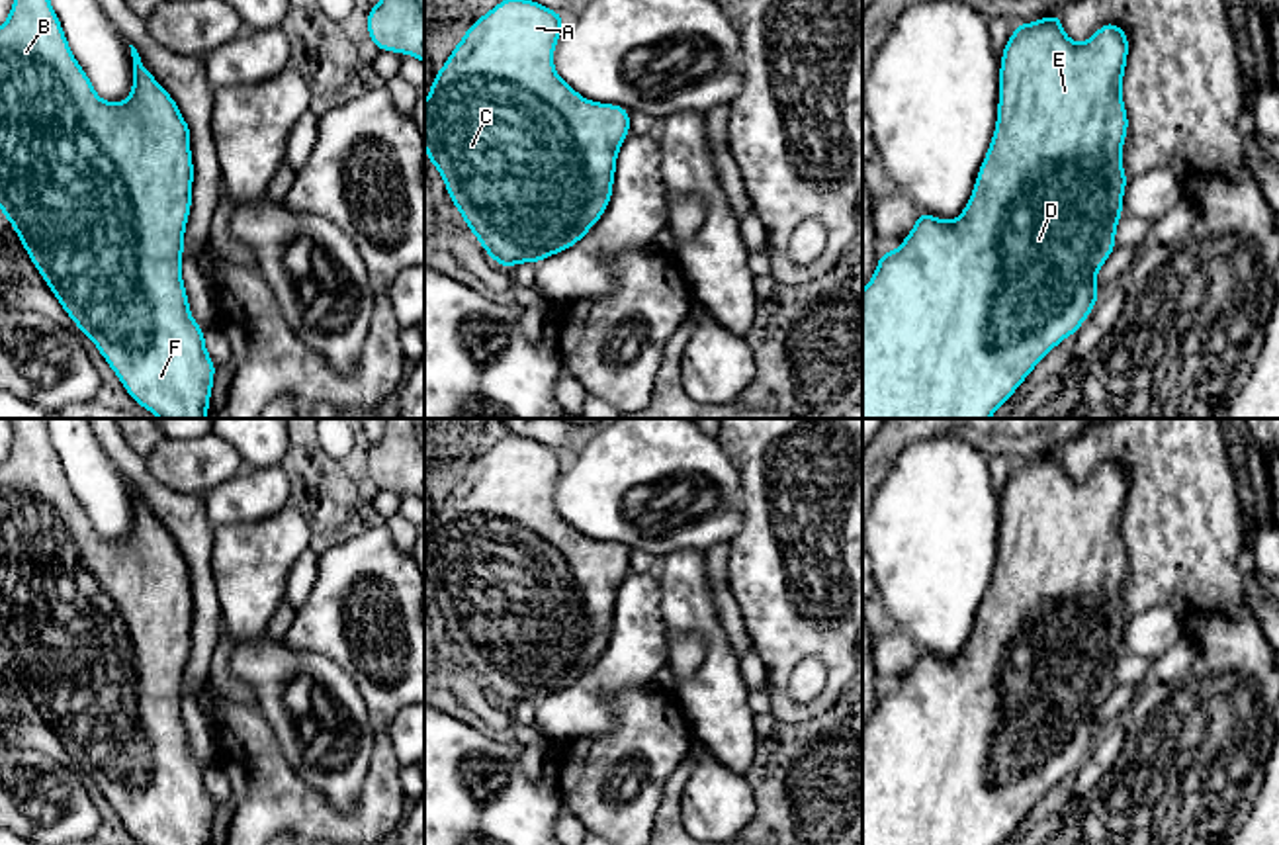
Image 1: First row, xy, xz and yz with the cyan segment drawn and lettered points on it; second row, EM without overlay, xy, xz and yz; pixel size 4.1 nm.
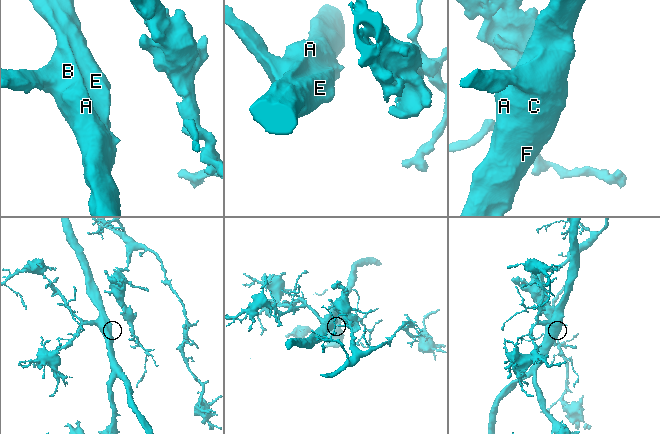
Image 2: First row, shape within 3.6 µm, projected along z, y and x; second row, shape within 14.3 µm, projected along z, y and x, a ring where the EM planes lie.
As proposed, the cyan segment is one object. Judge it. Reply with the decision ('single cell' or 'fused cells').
single cell

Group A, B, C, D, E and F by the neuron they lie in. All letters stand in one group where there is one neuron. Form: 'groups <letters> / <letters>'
groups A B C D E F

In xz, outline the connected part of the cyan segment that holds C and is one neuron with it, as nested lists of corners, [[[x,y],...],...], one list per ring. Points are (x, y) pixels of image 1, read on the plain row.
[[[508,434],[477,456],[434,512],[424,540],[424,585],[450,640],[503,706],[563,690],[602,655],[630,548],[589,540],[553,509],[565,454]]]

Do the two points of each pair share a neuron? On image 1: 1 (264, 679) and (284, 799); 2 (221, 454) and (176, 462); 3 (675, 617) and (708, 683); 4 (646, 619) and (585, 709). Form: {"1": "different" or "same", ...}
{"1": "different", "2": "same", "3": "same", "4": "same"}

